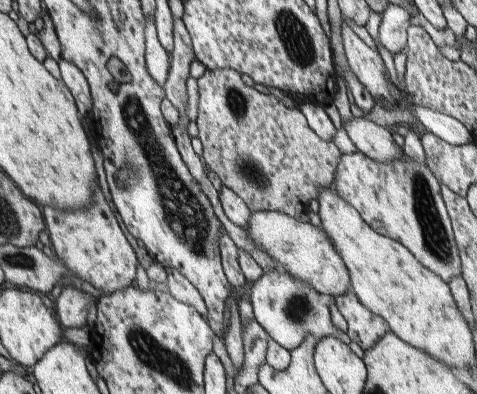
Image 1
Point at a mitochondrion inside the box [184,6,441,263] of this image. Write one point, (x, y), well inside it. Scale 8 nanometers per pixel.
(293, 35)

